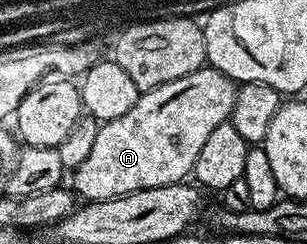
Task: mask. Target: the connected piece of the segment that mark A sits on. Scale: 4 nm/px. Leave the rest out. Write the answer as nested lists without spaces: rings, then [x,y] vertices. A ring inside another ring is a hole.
[[[211,66],[200,68],[194,74],[186,74],[186,78],[178,78],[174,82],[166,82],[149,92],[141,92],[138,102],[134,102],[134,106],[130,110],[126,110],[126,114],[122,114],[122,118],[105,120],[100,124],[98,138],[94,138],[94,147],[90,150],[89,157],[86,158],[86,162],[82,162],[82,166],[78,166],[71,173],[72,181],[70,181],[70,187],[72,191],[76,193],[81,201],[91,202],[93,200],[109,200],[119,196],[129,196],[138,190],[150,190],[158,186],[170,186],[171,184],[187,181],[193,175],[196,163],[198,162],[198,153],[202,151],[206,138],[210,138],[210,134],[213,133],[216,126],[225,123],[231,117],[237,95],[238,88],[234,81],[228,76],[223,76],[219,70]]]

